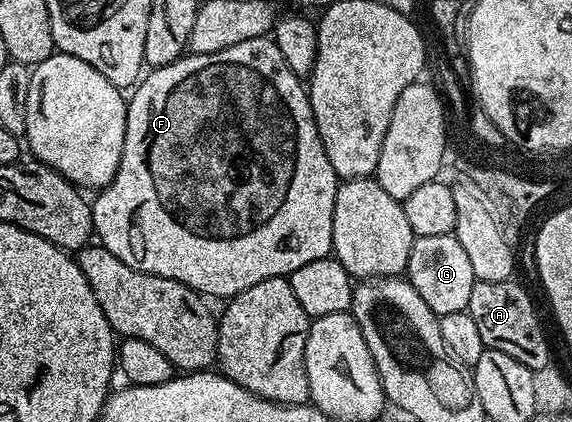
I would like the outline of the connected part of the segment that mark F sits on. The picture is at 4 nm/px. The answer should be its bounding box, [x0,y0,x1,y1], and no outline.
[91,38,339,301]

